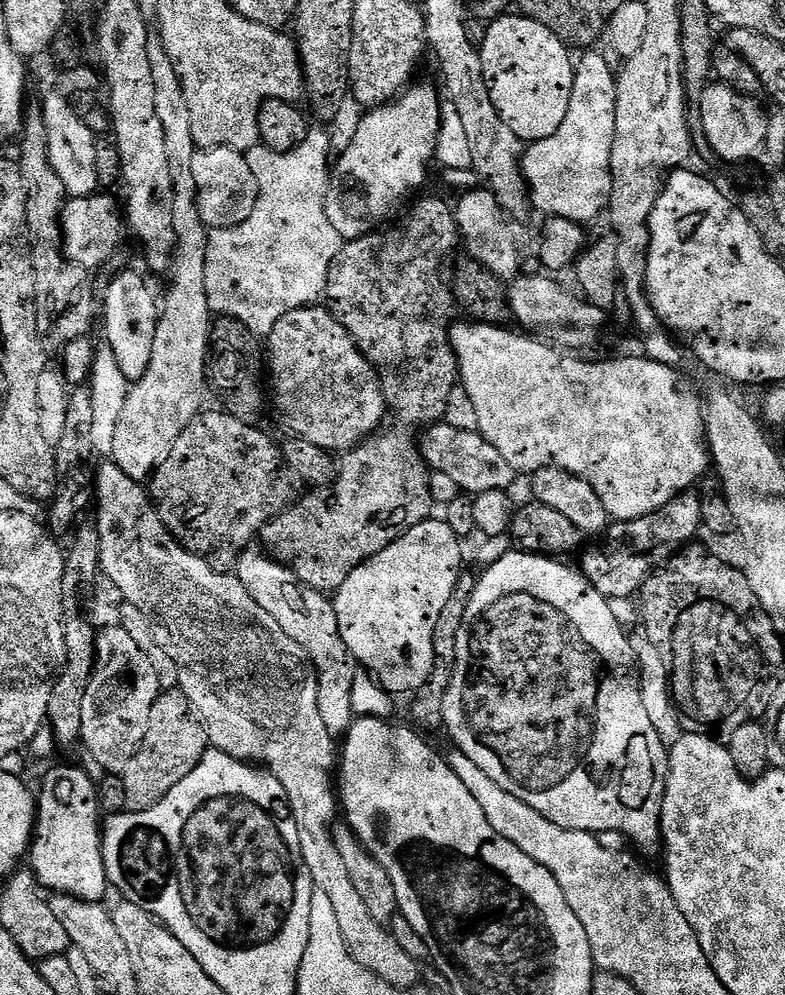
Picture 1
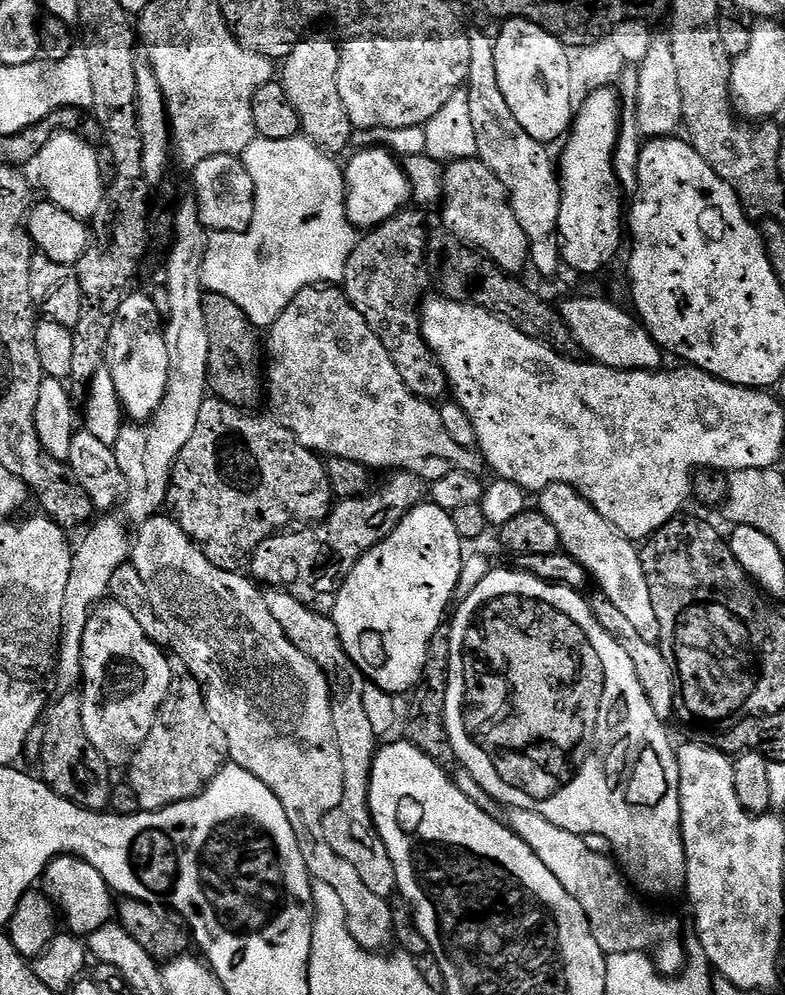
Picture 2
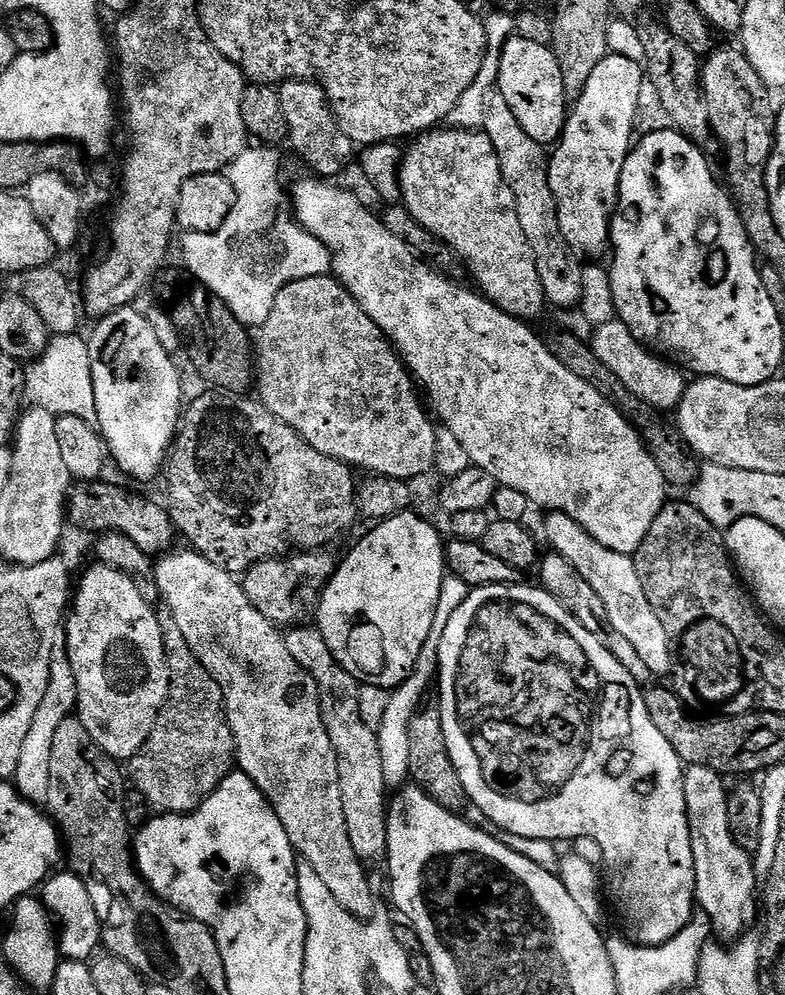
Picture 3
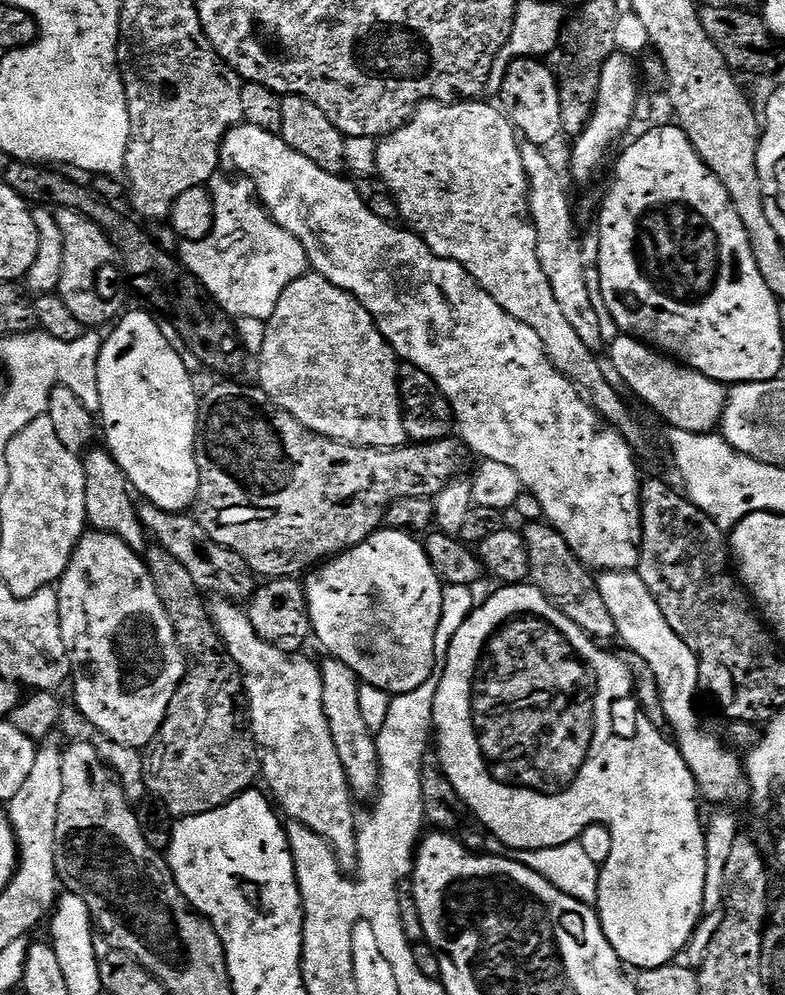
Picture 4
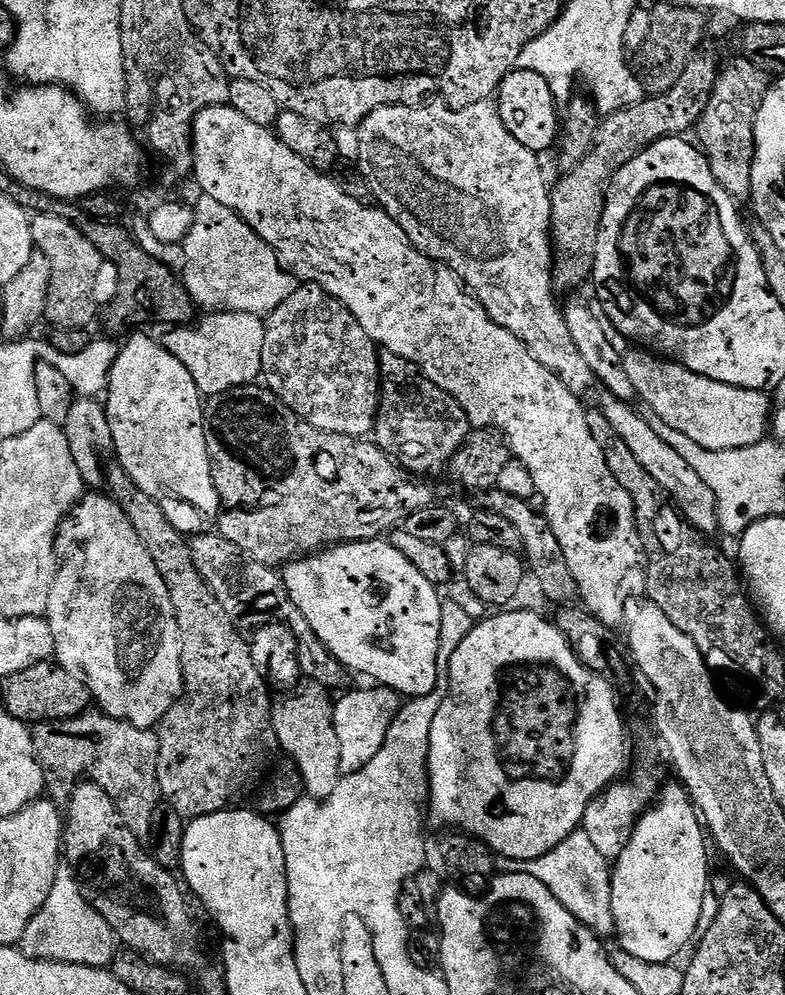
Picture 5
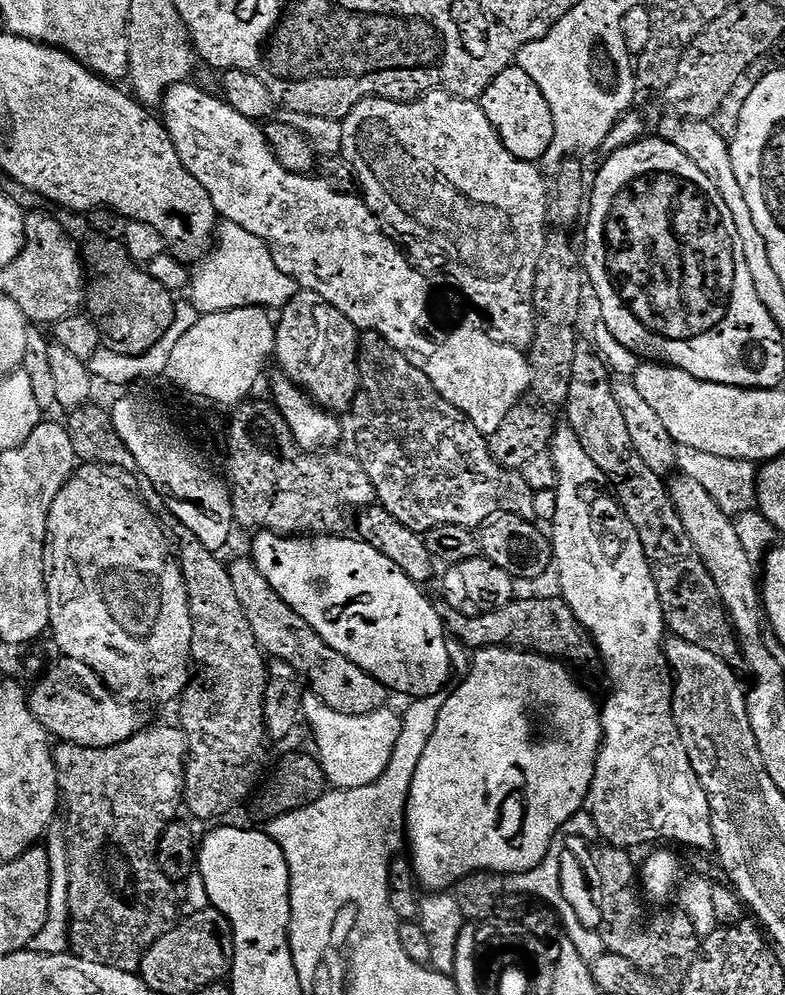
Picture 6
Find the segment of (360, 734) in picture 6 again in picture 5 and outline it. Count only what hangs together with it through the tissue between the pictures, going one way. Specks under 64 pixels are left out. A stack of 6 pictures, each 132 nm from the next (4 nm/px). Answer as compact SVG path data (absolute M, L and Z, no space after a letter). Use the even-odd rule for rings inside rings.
M368 686L357 692L348 692L337 699L334 704L334 730L338 730L338 750L342 753L341 773L357 772L366 766L366 762L374 759L374 754L382 750L382 742L386 742L386 734L400 712L402 697L393 688Z

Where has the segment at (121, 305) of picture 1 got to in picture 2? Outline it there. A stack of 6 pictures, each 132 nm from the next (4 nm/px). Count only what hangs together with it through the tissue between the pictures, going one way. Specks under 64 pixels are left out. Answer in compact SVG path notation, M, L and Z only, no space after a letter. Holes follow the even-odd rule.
M133 291L125 295L110 330L106 367L114 378L114 390L120 399L123 415L132 422L147 422L158 410L166 394L170 374L170 354L166 350L162 312L148 296Z

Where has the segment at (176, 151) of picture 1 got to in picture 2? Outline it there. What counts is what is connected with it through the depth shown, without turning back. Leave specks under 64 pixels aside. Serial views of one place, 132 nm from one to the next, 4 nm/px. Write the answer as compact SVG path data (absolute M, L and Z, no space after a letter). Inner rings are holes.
M188 194L188 196L184 196L180 200L180 205L176 208L176 217L172 220L172 249L168 252L168 269L165 270L164 276L164 284L168 287L168 312L166 308L166 327L164 330L164 337L166 338L166 350L170 354L170 374L168 375L168 381L166 382L166 394L162 398L162 402L158 406L158 410L153 414L152 417L148 419L147 422L128 422L123 425L120 429L120 433L118 434L118 438L116 439L116 443L114 445L116 450L116 457L118 458L118 466L122 466L122 474L124 475L124 486L126 489L126 495L122 500L122 509L124 508L124 516L112 516L116 514L104 514L100 521L97 519L95 523L91 525L83 533L84 537L80 540L80 545L77 543L75 545L73 554L72 554L72 565L70 566L70 578L66 582L66 595L64 597L64 601L62 601L62 630L61 630L61 640L60 640L60 655L56 659L56 673L55 673L55 683L60 683L60 692L64 694L71 693L73 690L79 689L82 684L82 677L84 674L84 667L82 666L82 638L86 634L86 622L90 622L90 614L92 613L92 609L96 607L97 604L103 604L106 597L108 596L108 591L110 590L110 577L114 575L114 570L118 570L118 566L122 566L123 564L129 563L130 557L132 555L132 545L133 541L130 539L130 528L128 532L128 520L132 523L132 526L139 526L145 524L145 522L150 519L151 516L157 515L161 511L160 507L165 507L168 504L168 487L170 486L170 482L172 481L172 467L176 464L176 459L178 458L178 454L182 450L182 446L186 446L186 442L190 442L190 434L194 434L194 426L198 426L198 414L202 410L202 406L204 405L206 399L206 393L210 388L210 381L208 378L208 359L210 358L210 338L208 337L208 331L206 330L206 314L204 313L204 298L206 295L206 289L203 282L200 281L202 278L202 266L204 265L204 255L206 254L206 250L208 249L208 238L210 232L209 229L205 228L203 222L200 220L200 215L198 214L198 202L196 201L195 195Z

